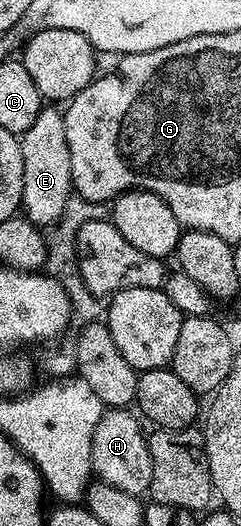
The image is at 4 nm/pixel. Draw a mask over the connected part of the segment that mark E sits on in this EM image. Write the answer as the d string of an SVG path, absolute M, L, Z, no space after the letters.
M57 106L42 107L39 118L31 122L27 131L20 133L19 139L23 154L23 214L32 224L52 226L60 220L69 197L74 195L71 150L67 150L67 130L62 109Z

